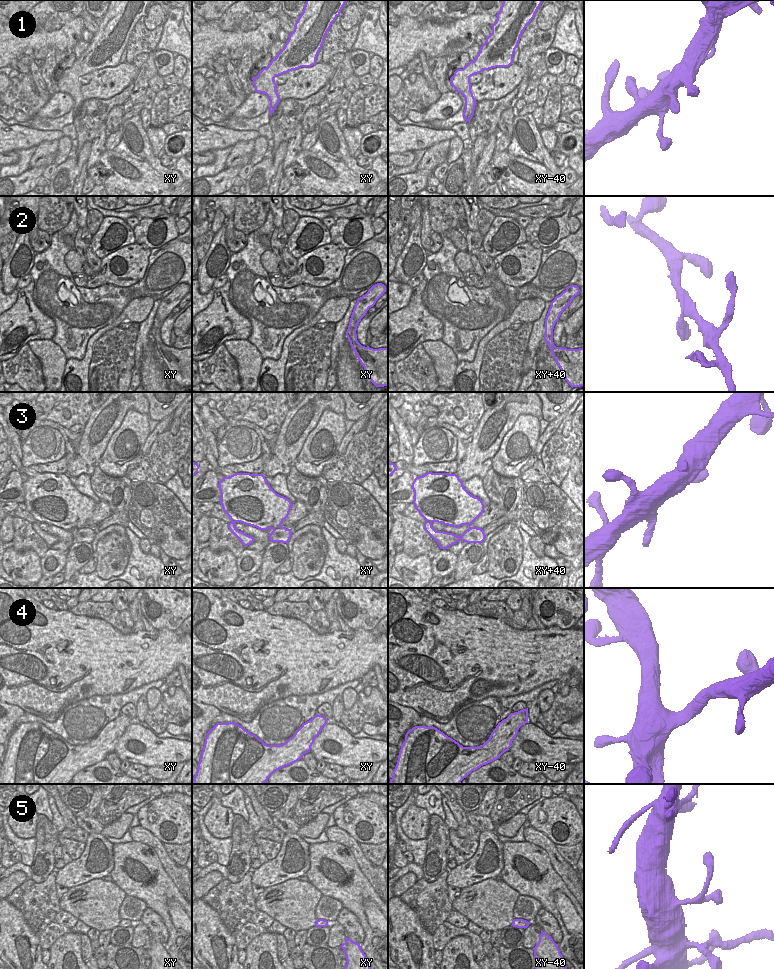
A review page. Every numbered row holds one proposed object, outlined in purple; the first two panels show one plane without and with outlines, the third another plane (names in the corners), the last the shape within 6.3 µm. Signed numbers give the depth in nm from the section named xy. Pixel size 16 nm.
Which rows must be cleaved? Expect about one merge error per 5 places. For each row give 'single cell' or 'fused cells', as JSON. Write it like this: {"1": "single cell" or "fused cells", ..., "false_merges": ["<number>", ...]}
{"1": "single cell", "2": "single cell", "3": "single cell", "4": "single cell", "5": "single cell", "false_merges": []}

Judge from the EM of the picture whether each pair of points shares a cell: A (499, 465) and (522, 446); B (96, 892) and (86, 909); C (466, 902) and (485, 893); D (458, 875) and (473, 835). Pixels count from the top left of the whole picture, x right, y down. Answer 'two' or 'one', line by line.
A: one
B: one
C: one
D: two

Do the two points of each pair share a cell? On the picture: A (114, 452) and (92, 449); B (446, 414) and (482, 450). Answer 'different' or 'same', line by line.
A: different
B: different

